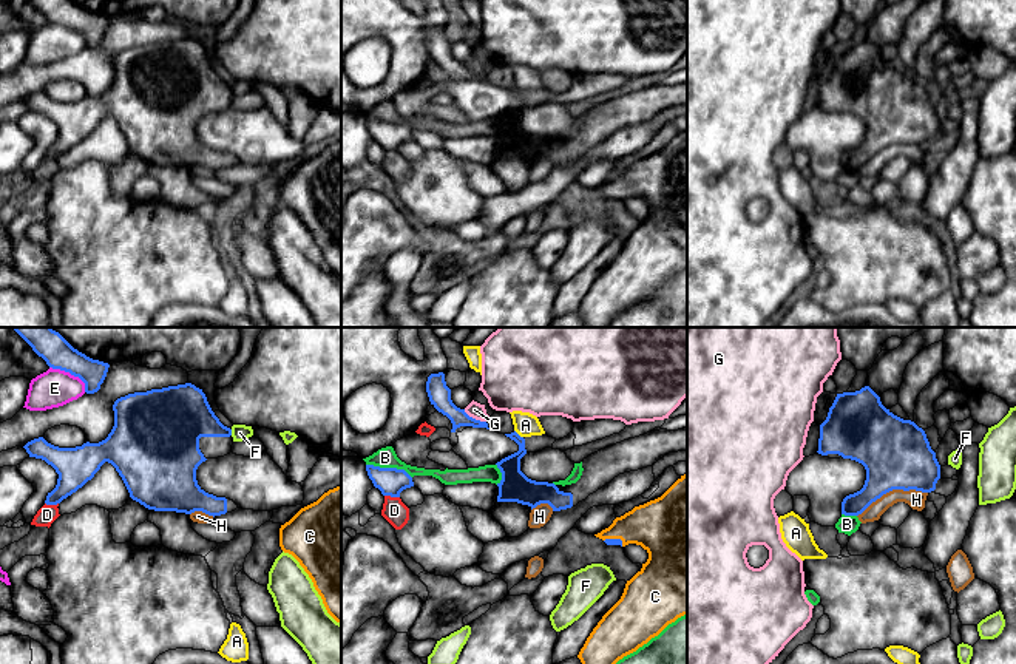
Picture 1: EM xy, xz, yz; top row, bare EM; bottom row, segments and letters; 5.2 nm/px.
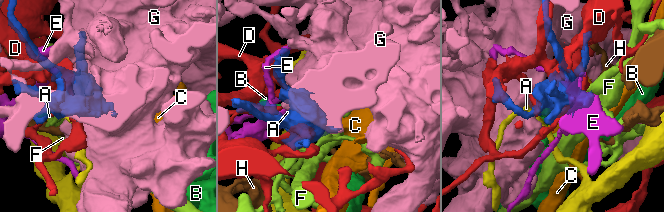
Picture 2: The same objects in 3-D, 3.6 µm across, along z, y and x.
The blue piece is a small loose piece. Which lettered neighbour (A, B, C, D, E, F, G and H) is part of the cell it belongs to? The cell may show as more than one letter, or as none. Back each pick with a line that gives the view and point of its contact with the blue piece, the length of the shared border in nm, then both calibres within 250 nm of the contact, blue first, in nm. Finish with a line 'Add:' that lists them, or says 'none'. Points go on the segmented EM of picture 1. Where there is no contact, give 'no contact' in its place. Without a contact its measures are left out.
C: xz (615, 539) | 110 nm | 30/280 nm
Add: C

